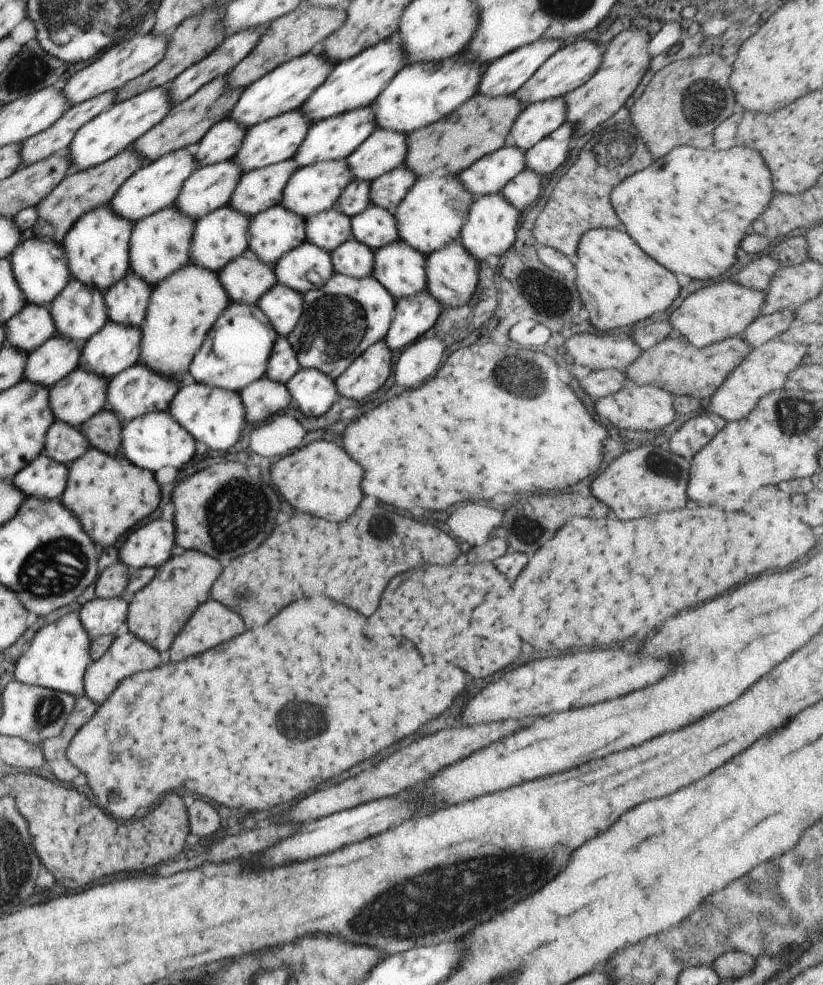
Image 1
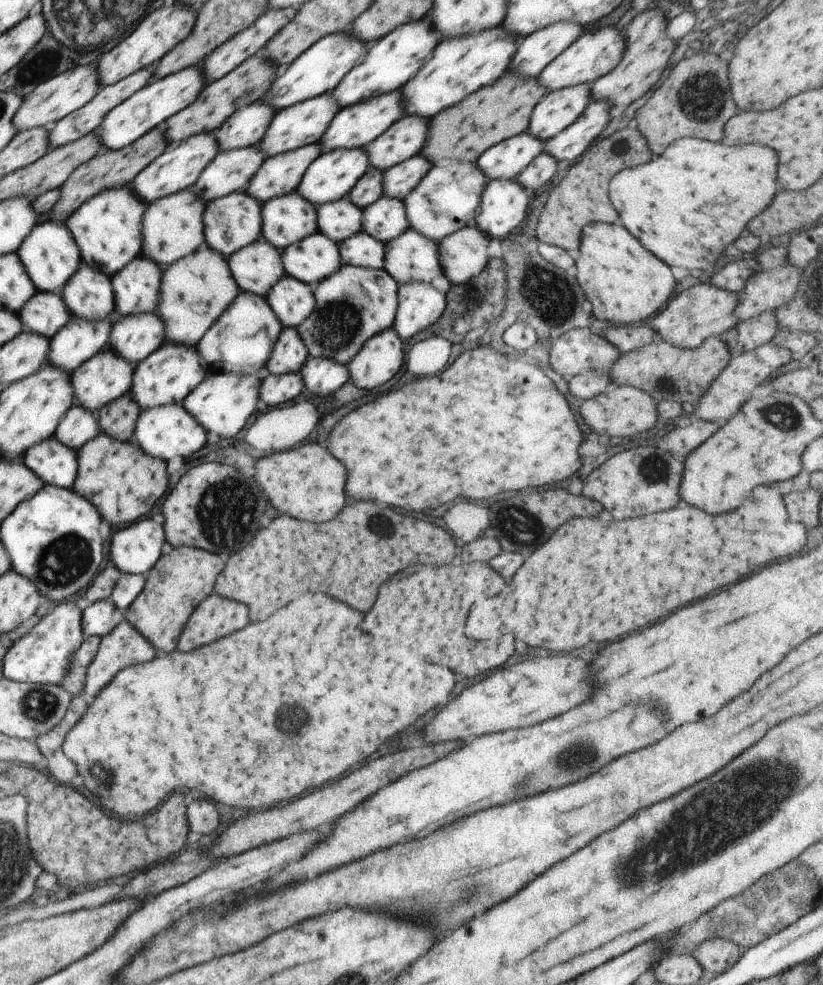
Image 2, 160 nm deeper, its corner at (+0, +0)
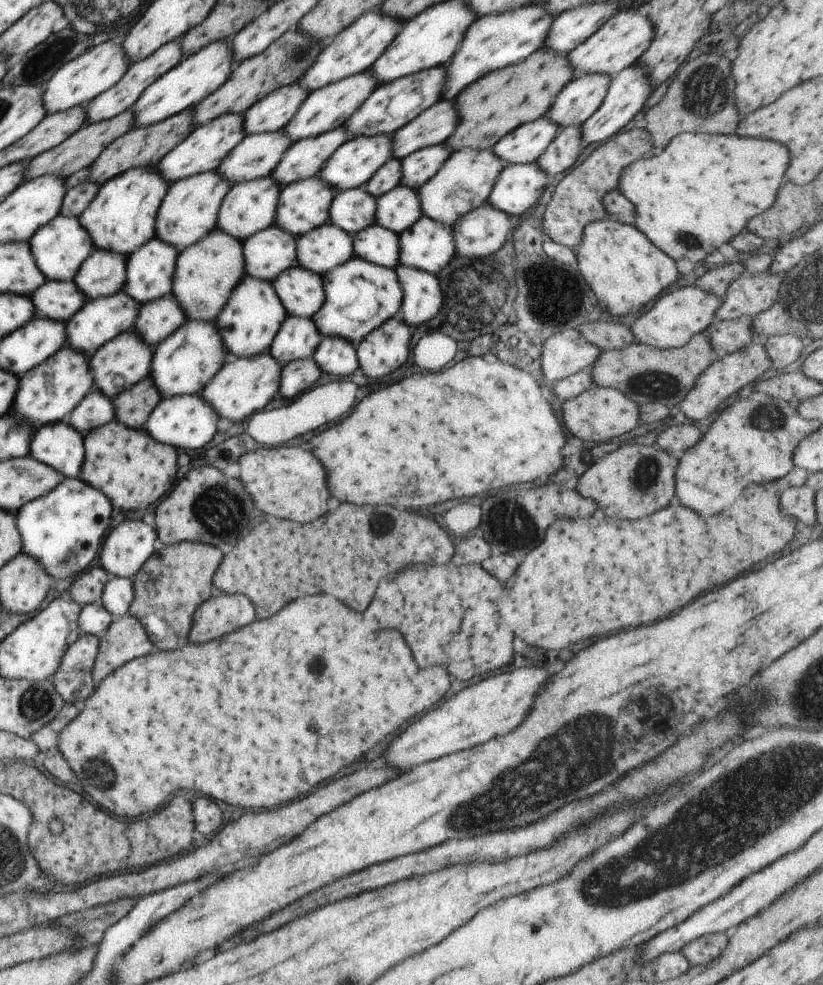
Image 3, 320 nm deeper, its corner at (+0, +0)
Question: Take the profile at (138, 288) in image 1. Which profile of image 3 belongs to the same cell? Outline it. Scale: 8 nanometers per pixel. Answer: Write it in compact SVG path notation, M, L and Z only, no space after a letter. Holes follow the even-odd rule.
M151 239L139 250L136 250L126 262L126 280L122 291L126 292L140 306L146 305L156 298L169 297L172 293L172 276L176 268L176 258L179 256L176 248L162 240Z

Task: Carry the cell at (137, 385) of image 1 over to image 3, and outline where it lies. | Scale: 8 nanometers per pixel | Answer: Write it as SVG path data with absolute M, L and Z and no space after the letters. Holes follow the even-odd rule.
M186 321L153 351L150 376L161 392L161 398L200 394L229 359L228 350L220 340L214 322Z

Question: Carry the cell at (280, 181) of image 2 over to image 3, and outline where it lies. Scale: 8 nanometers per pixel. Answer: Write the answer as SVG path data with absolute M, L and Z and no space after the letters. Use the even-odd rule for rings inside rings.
M344 127L293 143L273 169L272 180L280 189L319 175L326 160L347 142L350 136Z

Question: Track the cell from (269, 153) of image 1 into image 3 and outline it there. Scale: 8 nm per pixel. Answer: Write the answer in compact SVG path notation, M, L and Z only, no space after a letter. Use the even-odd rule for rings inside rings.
M364 71L309 93L308 98L300 104L294 118L283 129L286 138L290 138L295 143L343 127L344 122L368 100L370 94L379 86L374 76Z

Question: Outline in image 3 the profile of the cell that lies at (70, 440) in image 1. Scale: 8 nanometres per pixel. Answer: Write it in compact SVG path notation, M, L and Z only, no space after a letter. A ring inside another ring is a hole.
M94 387L74 408L67 422L84 435L114 418L113 398Z

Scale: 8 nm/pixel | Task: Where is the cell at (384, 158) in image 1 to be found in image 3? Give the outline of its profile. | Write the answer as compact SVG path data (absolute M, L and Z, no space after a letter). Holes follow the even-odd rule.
M441 99L392 134L392 158L402 160L422 148L443 144L459 123L454 100Z

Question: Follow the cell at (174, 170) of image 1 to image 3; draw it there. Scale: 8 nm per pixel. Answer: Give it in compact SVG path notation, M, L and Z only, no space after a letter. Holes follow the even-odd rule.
M228 114L220 116L208 124L196 127L191 134L188 134L186 140L182 140L171 152L168 152L157 165L157 171L160 176L168 182L169 185L198 176L204 172L216 171L220 162L244 140L244 114Z

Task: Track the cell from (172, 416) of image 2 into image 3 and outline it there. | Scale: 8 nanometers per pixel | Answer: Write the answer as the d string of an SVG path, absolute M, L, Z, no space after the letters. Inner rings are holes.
M180 395L162 398L150 413L144 429L154 440L182 450L196 450L206 446L218 431L221 416L200 396Z

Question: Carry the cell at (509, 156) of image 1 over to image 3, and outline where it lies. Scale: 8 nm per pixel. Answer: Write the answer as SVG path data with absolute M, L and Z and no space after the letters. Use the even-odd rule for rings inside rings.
M546 115L540 119L522 124L513 132L496 142L492 152L509 164L530 164L535 162L559 132L558 124L550 122Z

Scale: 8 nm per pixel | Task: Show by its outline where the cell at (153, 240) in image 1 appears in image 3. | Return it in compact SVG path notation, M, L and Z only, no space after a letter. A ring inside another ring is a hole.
M216 171L190 176L190 178L171 184L156 214L155 237L164 240L166 244L174 244L178 254L180 254L190 244L204 238L210 230L216 229L222 200L230 188L230 182L226 182Z

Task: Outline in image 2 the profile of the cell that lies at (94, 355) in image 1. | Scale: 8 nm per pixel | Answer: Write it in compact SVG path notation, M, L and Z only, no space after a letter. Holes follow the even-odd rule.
M158 314L126 315L113 324L107 348L138 364L165 341L165 324Z

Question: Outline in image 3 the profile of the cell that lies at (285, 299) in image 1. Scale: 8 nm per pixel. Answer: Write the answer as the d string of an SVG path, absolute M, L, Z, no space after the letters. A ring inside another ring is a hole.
M298 264L282 272L272 286L287 315L312 319L324 304L322 277Z

